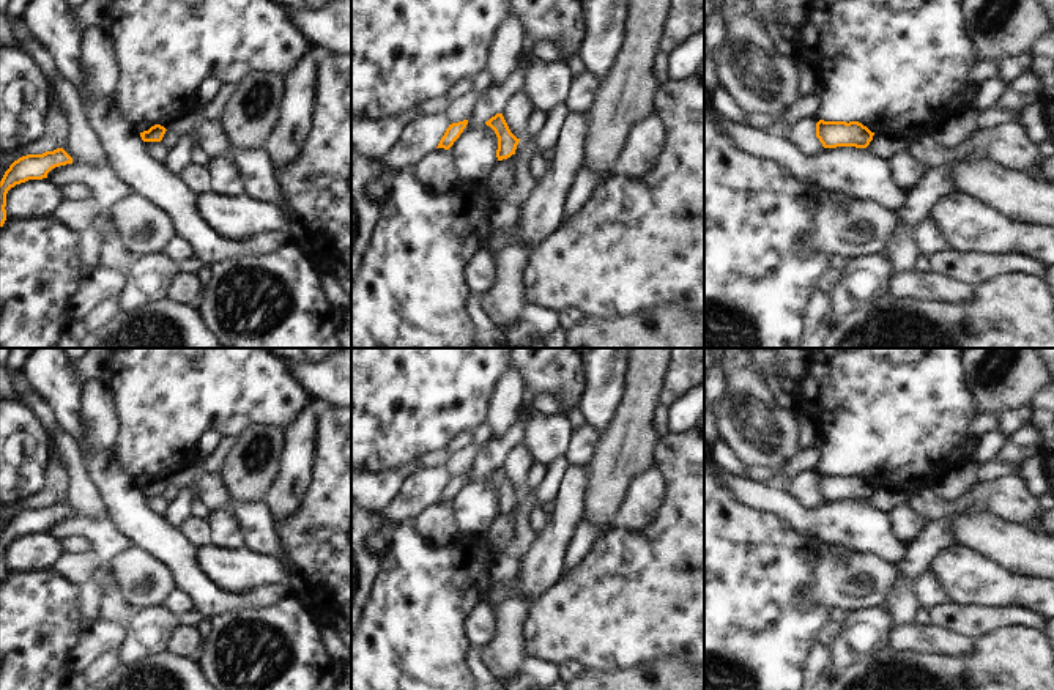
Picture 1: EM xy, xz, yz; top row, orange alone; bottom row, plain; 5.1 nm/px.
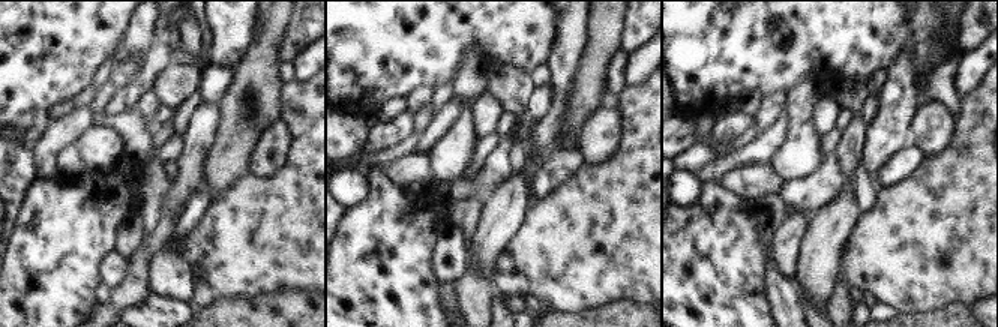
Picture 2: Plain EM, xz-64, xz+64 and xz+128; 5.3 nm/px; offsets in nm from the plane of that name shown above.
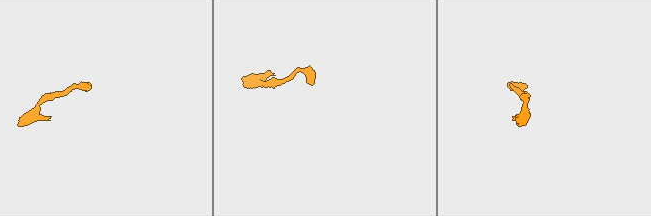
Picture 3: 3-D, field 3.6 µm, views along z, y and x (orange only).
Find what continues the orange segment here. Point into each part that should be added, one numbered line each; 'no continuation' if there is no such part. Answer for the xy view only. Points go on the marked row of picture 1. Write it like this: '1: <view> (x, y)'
1: xy (188, 123)

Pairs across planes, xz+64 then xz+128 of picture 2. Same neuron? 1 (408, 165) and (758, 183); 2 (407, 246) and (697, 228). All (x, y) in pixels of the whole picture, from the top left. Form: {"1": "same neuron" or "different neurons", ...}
{"1": "same neuron", "2": "same neuron"}

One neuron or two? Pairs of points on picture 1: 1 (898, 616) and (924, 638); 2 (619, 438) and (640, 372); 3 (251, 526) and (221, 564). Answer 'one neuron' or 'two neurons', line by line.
1: two neurons
2: one neuron
3: two neurons

